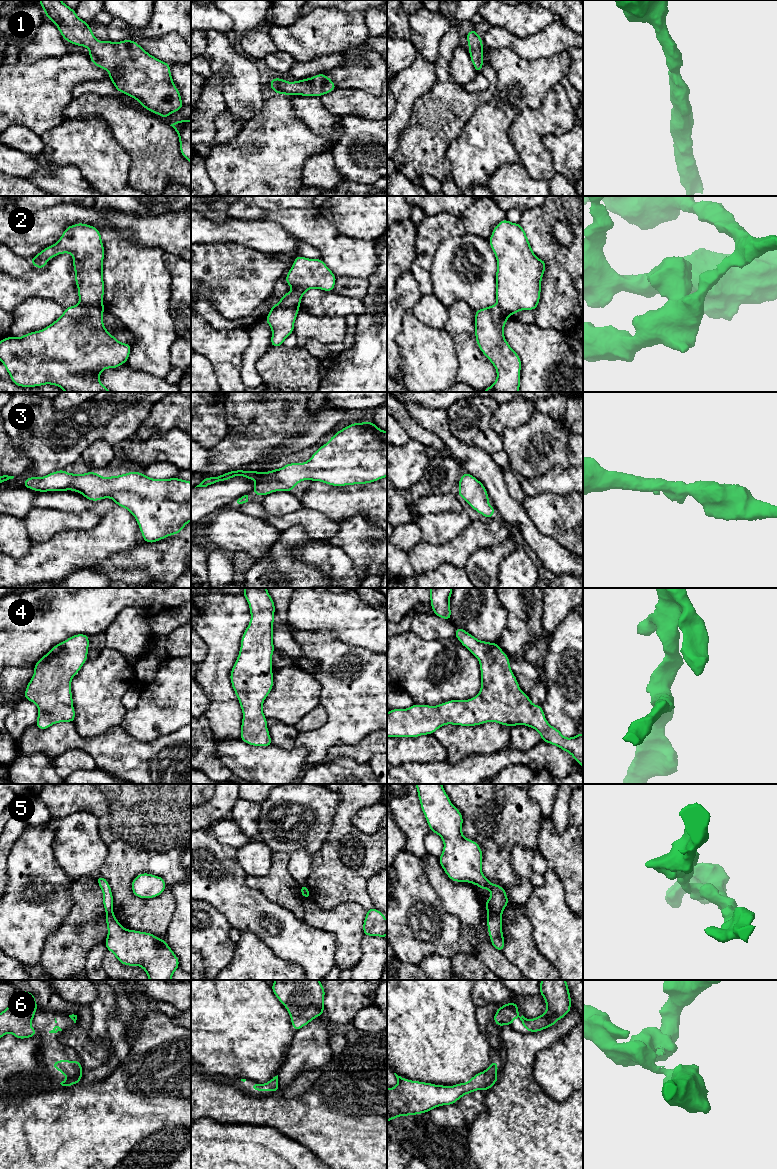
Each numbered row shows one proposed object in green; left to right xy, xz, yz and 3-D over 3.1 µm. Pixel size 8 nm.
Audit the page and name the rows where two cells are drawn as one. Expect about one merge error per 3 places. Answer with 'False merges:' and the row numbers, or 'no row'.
False merges: 2, 5

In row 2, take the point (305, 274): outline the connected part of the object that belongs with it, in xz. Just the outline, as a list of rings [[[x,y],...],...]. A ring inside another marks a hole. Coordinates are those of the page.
[[[296,256],[285,278],[285,282],[293,290],[283,295],[276,305],[271,306],[270,312],[276,308],[300,308],[304,293],[313,288],[334,291],[336,278],[322,259]]]

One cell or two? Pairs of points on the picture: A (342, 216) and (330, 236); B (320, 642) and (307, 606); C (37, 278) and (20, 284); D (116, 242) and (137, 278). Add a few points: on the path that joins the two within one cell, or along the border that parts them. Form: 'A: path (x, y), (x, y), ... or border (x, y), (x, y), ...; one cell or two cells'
A: border (320, 210), (320, 213), (341, 234), (356, 239); two cells
B: border (295, 629), (312, 631), (331, 630), (338, 639); two cells
C: path (33, 282), (31, 284), (24, 284); one cell
D: path (118, 251), (128, 269); one cell

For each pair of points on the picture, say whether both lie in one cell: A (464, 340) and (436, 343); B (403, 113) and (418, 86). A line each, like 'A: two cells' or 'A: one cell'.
A: two cells
B: one cell

